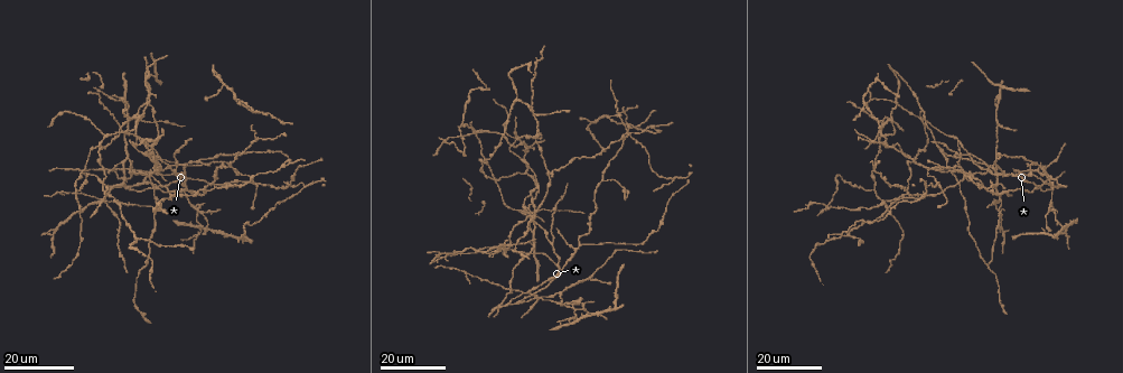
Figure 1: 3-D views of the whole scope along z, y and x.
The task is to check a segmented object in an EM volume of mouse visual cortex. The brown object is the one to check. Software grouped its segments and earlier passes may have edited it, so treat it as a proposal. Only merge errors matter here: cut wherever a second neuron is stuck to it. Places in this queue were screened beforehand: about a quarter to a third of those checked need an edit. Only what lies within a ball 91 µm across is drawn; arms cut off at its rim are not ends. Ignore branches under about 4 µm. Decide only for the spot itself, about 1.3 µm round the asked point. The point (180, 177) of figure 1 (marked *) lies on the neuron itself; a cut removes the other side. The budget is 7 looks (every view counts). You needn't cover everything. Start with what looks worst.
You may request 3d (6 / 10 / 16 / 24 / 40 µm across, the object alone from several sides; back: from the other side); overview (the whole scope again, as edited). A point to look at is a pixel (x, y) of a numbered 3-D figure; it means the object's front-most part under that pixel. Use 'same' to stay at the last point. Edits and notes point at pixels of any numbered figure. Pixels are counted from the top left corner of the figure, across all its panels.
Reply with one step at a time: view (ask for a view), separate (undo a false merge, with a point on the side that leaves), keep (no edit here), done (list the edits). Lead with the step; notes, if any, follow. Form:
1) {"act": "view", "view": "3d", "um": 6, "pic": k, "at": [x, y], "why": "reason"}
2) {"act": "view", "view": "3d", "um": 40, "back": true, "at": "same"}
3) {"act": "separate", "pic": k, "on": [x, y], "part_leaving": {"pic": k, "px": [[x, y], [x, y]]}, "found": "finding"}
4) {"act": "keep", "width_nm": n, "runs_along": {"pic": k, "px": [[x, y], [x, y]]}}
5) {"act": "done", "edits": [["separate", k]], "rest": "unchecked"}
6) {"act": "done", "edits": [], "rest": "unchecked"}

{"act": "view", "view": "3d", "um": 16, "pic": 1, "at": [631, 128], "why": "looks like a crossing"}

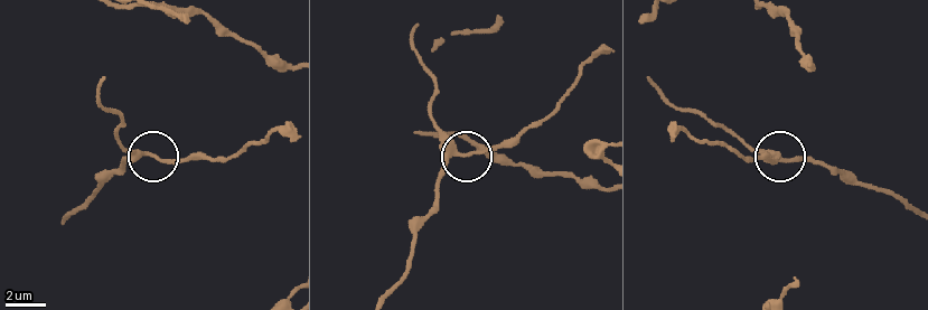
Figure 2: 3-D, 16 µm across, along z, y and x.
{"act": "view", "view": "3d", "um": 10, "pic": 2, "at": [142, 152], "why": "zoom in"}

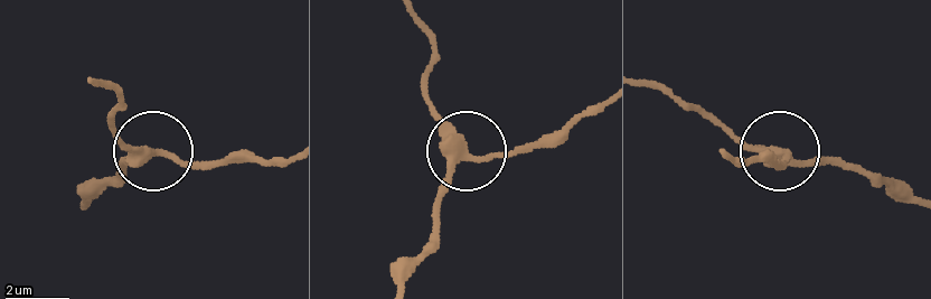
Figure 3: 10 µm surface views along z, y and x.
{"act": "keep", "arms": 4, "runs_along": {"pic": 3, "px": [[918, 202], [854, 167], [806, 167], [787, 151], [773, 159]]}, "found": "continuous, no second neuron"}

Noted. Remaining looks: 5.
{"act": "view", "view": "3d", "um": 16, "pic": 1, "at": [674, 179], "why": "a fork"}

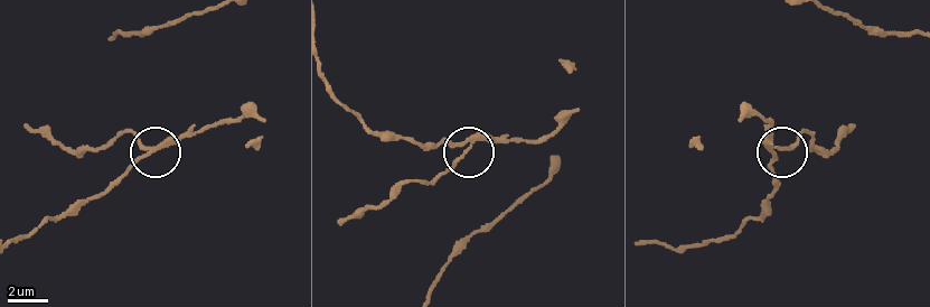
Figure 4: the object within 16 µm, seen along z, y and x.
{"act": "view", "view": "3d", "um": 6, "pic": 4, "at": [150, 152]}

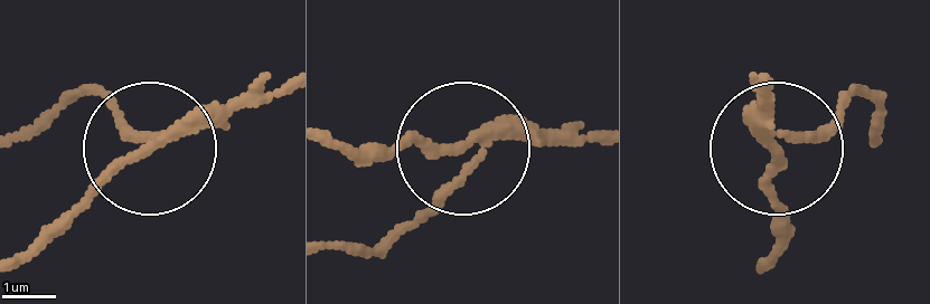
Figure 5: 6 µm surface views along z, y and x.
{"act": "view", "view": "3d", "um": 6, "back": true, "pic": 5, "at": [149, 141]}

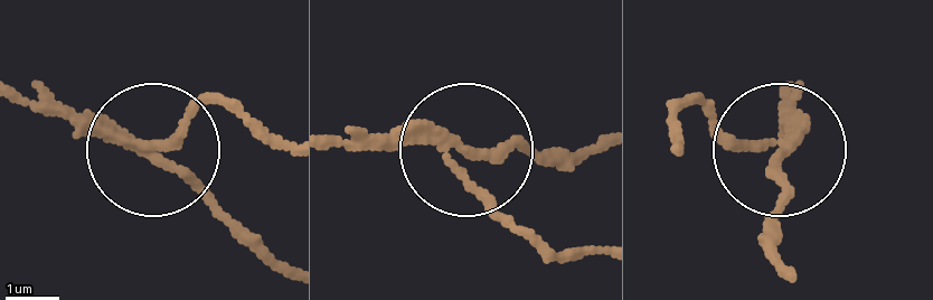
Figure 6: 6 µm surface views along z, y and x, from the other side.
{"act": "keep", "width_nm": 180, "found": "continuous, no second neuron"}

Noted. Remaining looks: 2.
{"act": "view", "view": "3d", "um": 24, "pic": 1, "at": [898, 78], "why": "arms part here"}

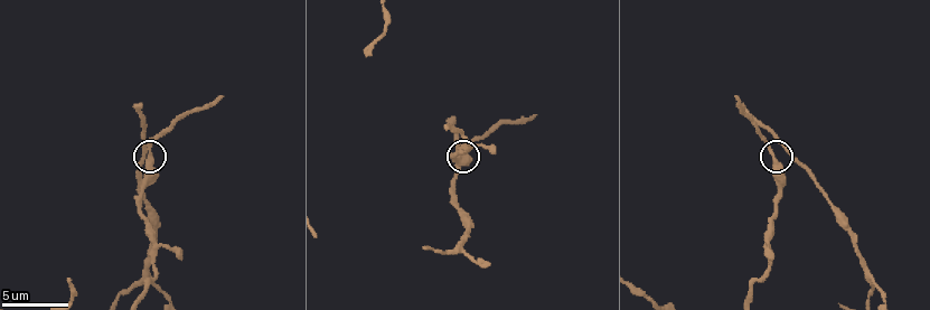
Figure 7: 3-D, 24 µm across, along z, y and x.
{"act": "view", "view": "3d", "um": 6, "pic": 7, "at": [770, 147]}

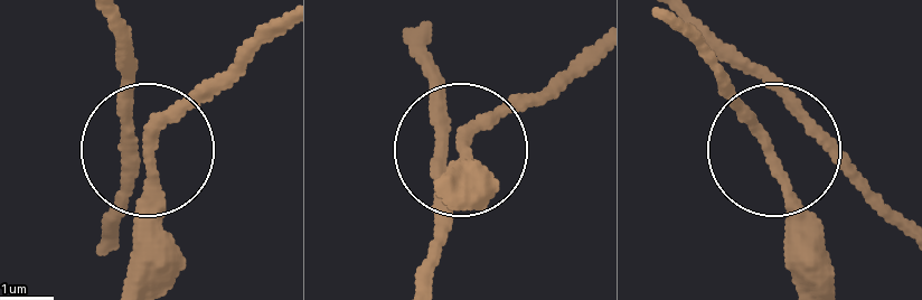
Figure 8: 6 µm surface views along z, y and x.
{"act": "keep", "width_nm": 170, "runs_along": {"pic": 8, "px": [[910, 231], [816, 141], [763, 137], [687, 35]]}, "found": "one neuron here"}

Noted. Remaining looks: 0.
{"act": "done", "edits": [], "rest": "unchecked"}

